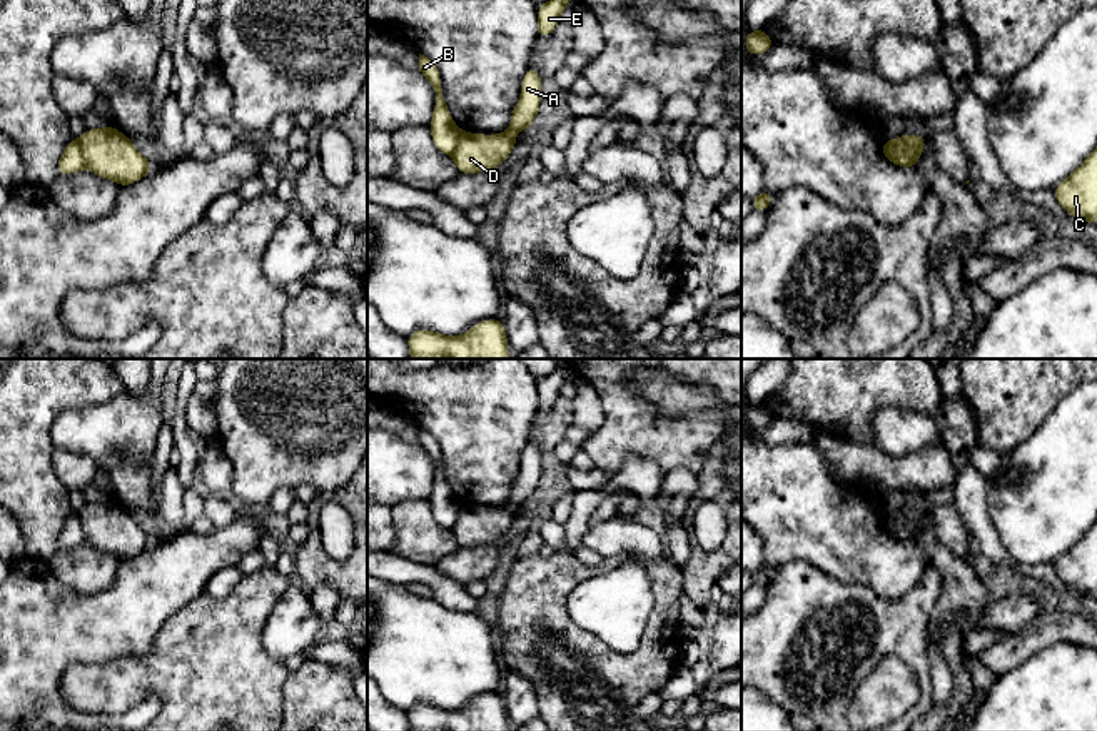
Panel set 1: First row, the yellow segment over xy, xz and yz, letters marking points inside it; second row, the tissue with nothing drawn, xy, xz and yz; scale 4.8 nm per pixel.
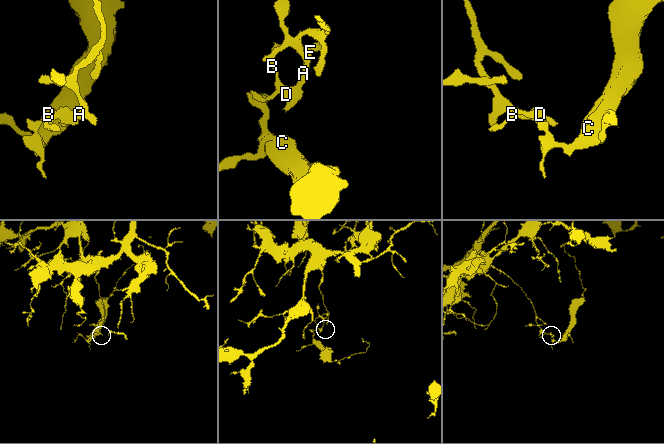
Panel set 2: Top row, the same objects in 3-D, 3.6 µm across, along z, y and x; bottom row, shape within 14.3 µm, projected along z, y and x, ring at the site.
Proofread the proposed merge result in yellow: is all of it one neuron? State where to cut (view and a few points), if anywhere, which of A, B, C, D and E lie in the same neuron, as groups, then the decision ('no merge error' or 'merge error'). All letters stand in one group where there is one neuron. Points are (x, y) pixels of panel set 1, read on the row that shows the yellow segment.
cut xy (77, 139), (85, 166); groups A D E / B C; merge error

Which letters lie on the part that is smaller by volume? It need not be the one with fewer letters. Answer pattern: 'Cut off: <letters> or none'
Cut off: B, C

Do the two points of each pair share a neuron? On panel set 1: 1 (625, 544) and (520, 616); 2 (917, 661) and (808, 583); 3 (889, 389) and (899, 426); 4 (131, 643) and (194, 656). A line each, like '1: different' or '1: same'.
1: different
2: same
3: different
4: different

